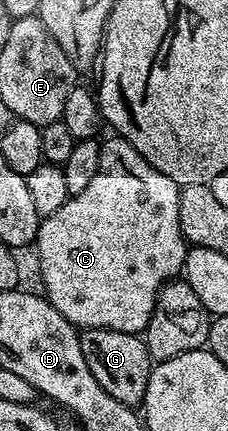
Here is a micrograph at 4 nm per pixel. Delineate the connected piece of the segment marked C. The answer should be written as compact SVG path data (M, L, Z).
M113 139L101 141L98 173L87 188L66 200L60 210L41 217L33 247L38 248L41 291L75 328L120 330L137 336L145 333L162 287L181 273L188 245L180 230L180 186L153 168L127 140Z

